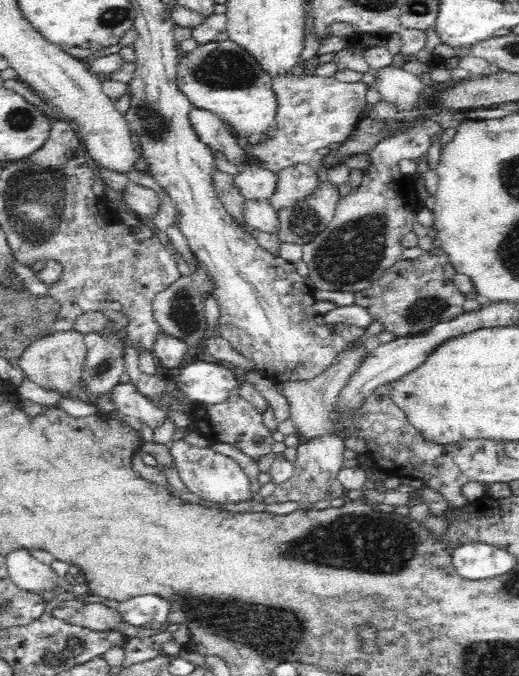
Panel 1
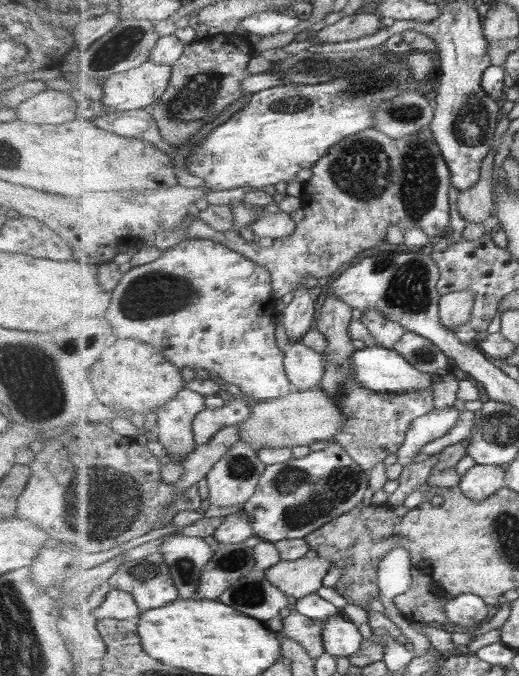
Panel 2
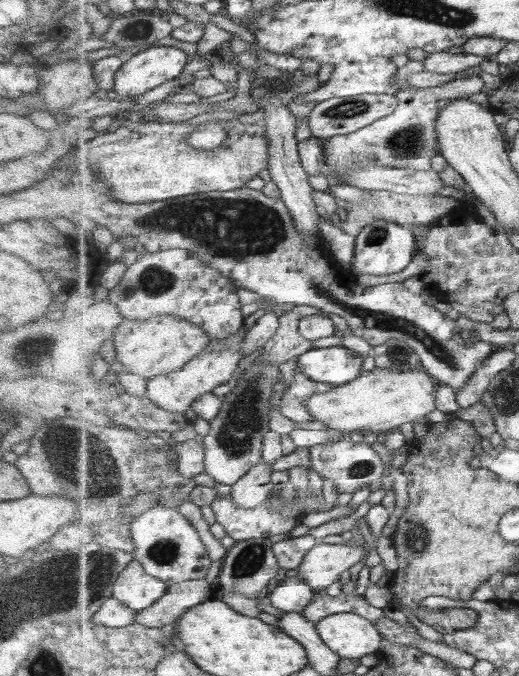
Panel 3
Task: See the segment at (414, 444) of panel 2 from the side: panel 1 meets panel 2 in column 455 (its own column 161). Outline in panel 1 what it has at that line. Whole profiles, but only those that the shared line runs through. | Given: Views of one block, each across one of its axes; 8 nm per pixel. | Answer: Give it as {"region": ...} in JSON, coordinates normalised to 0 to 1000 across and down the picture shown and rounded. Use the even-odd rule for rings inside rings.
{"region":[[[243,564],[227,567],[212,583],[231,614],[270,620],[277,630],[297,635],[299,639],[316,624],[324,624],[324,615],[312,604],[297,599],[289,590],[266,581],[258,570]]]}

